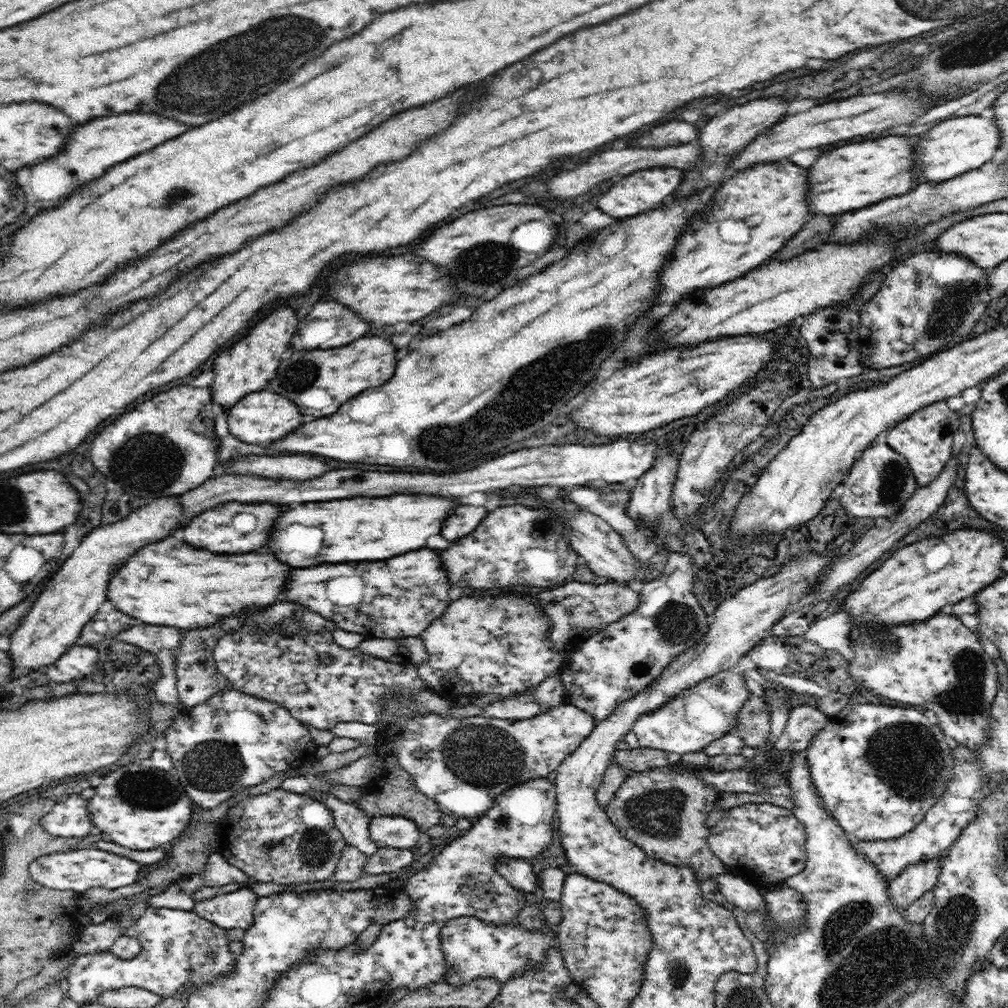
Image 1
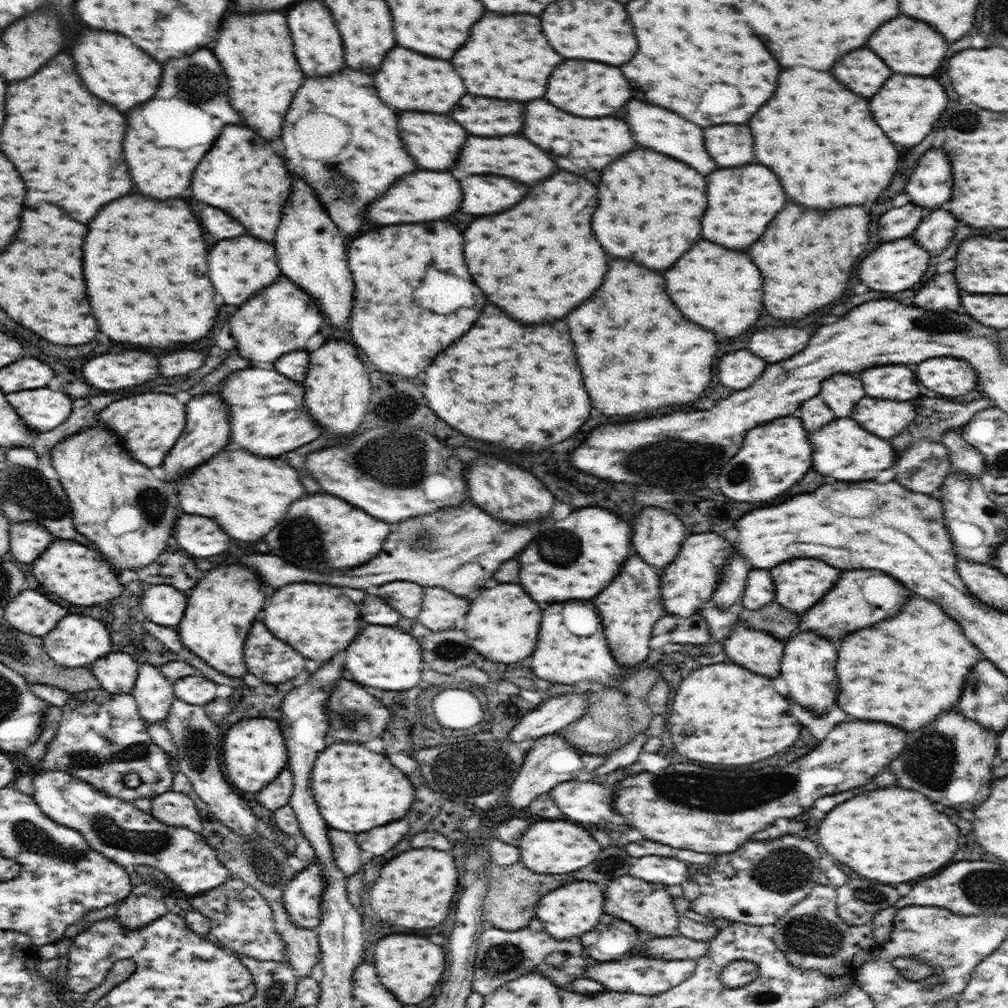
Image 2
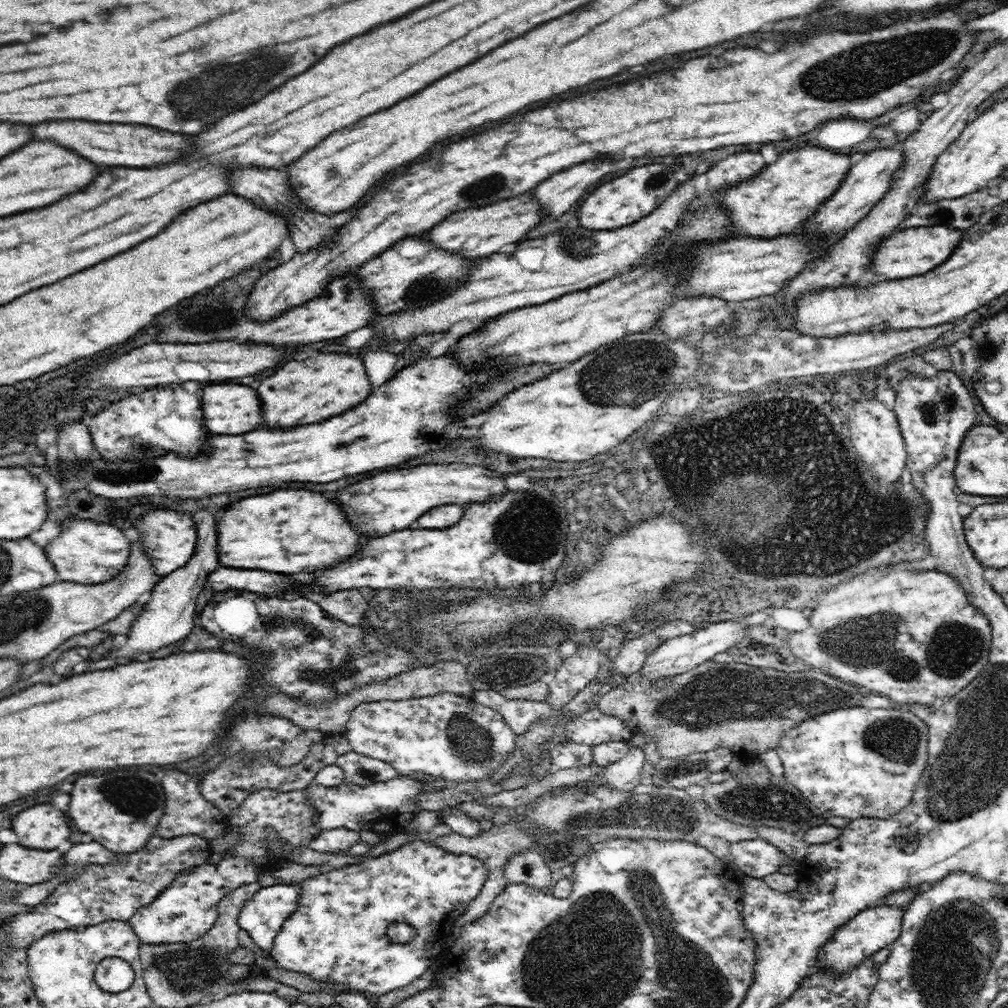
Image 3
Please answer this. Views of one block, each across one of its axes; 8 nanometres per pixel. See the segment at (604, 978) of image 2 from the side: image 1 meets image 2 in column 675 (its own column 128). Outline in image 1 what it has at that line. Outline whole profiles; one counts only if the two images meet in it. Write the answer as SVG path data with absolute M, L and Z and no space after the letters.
M148 906L144 914L138 918L133 934L141 943L141 951L136 957L122 959L114 956L109 950L100 950L94 954L78 956L66 972L69 982L68 996L70 1000L83 1005L92 1003L102 996L106 990L118 990L124 986L137 986L159 994L162 998L174 996L178 990L185 988L188 992L196 992L200 986L210 984L218 976L226 976L236 968L236 957L230 952L227 929L216 926L213 922L200 918L194 910L172 910L172 908L156 908Z

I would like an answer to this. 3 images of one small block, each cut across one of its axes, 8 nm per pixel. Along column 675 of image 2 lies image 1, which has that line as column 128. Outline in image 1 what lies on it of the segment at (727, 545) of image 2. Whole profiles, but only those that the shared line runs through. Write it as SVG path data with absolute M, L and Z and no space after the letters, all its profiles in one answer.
M174 536L164 538L162 542L152 542L142 546L142 552L134 554L130 562L118 566L108 584L107 598L118 606L118 610L128 612L130 616L140 618L146 624L158 626L176 626L182 630L208 628L228 616L240 616L248 610L264 610L272 602L280 600L292 566L282 564L272 552L264 554L212 554L208 550L194 548L186 542L176 540Z

